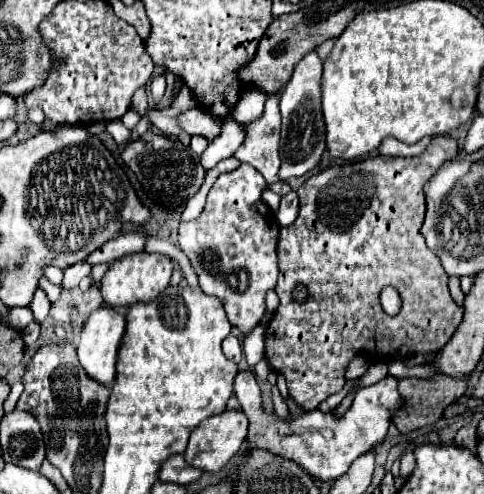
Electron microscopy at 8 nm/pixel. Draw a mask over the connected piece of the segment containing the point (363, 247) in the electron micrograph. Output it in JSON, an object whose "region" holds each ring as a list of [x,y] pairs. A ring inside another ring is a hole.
{"region":[[[434,136],[432,144],[428,146],[428,150],[418,156],[418,158],[366,158],[360,162],[352,162],[346,166],[336,166],[336,168],[328,168],[324,172],[318,172],[314,176],[310,176],[300,188],[298,188],[298,196],[300,196],[300,214],[296,218],[294,224],[280,228],[280,238],[278,238],[278,258],[280,258],[280,276],[278,276],[278,284],[276,284],[276,294],[280,298],[280,306],[274,312],[272,322],[266,328],[266,360],[270,364],[270,368],[278,374],[282,374],[286,378],[288,384],[288,392],[290,398],[302,408],[302,410],[316,410],[316,406],[326,400],[330,394],[342,390],[342,386],[346,384],[346,368],[350,364],[350,360],[354,356],[364,356],[370,362],[390,362],[394,358],[398,360],[406,360],[410,356],[416,354],[434,354],[438,350],[442,350],[446,346],[446,342],[452,338],[452,334],[456,332],[458,324],[462,322],[464,316],[464,306],[456,304],[448,292],[448,274],[444,272],[440,258],[428,250],[428,246],[424,244],[424,236],[420,234],[420,226],[424,222],[424,210],[426,210],[426,198],[424,198],[424,184],[432,178],[432,174],[442,166],[442,162],[454,158],[458,154],[458,144],[454,138],[450,136]],[[392,284],[402,298],[402,310],[398,316],[388,316],[384,314],[382,306],[380,306],[380,290],[384,286]],[[296,286],[304,286],[308,290],[308,298],[306,302],[296,302],[292,292]]]}

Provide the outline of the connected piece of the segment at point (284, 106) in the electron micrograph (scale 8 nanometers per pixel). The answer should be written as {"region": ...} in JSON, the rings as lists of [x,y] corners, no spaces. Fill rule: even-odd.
{"region":[[[310,52],[294,66],[288,84],[280,92],[280,114],[282,114],[280,178],[282,180],[290,176],[304,176],[306,172],[310,172],[320,162],[320,156],[326,150],[324,144],[326,130],[324,130],[322,108],[320,108],[320,78],[322,78],[322,60],[316,56],[316,52]]]}

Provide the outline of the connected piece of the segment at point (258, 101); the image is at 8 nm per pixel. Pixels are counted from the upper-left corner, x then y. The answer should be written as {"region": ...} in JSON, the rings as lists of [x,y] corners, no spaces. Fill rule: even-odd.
{"region":[[[246,86],[246,90],[242,90],[238,102],[232,108],[234,120],[240,124],[258,120],[262,116],[264,102],[266,102],[266,94],[258,86]]]}

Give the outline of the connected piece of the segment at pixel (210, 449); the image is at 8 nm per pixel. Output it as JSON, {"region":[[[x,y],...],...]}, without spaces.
{"region":[[[230,410],[220,416],[212,416],[206,422],[202,422],[202,426],[198,426],[198,430],[194,430],[190,434],[190,442],[184,452],[184,460],[186,460],[186,464],[202,470],[204,474],[216,474],[240,452],[242,442],[246,440],[246,434],[248,434],[246,414]]]}

